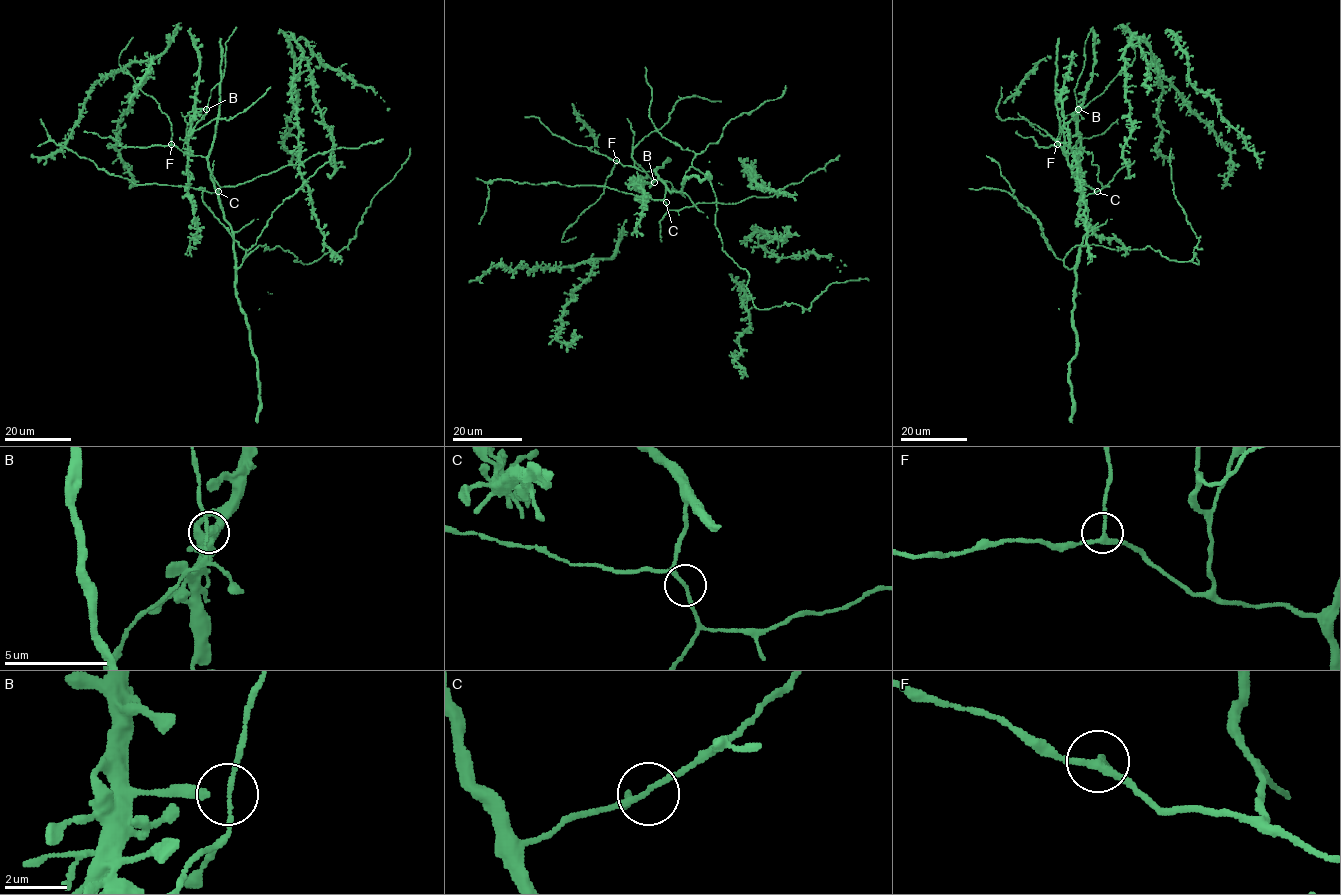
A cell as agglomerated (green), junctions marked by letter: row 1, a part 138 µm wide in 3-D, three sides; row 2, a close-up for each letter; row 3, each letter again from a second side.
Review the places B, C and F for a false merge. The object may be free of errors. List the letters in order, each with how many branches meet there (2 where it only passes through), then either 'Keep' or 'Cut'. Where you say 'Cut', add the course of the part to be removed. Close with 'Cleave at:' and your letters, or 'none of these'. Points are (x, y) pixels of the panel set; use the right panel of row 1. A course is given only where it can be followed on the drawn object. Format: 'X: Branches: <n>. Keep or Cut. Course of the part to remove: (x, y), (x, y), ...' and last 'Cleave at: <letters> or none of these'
B: Branches: 3. Keep
C: Branches: 3. Keep
F: Branches: 3. Keep
Cleave at: none of these

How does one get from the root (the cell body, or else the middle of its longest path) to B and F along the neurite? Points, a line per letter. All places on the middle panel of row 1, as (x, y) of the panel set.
B: (668, 208), (664, 201), (666, 185), (655, 171), (636, 169), (635, 161), (654, 182)
F: (668, 208), (664, 201), (666, 185), (655, 171), (641, 171), (616, 160)

